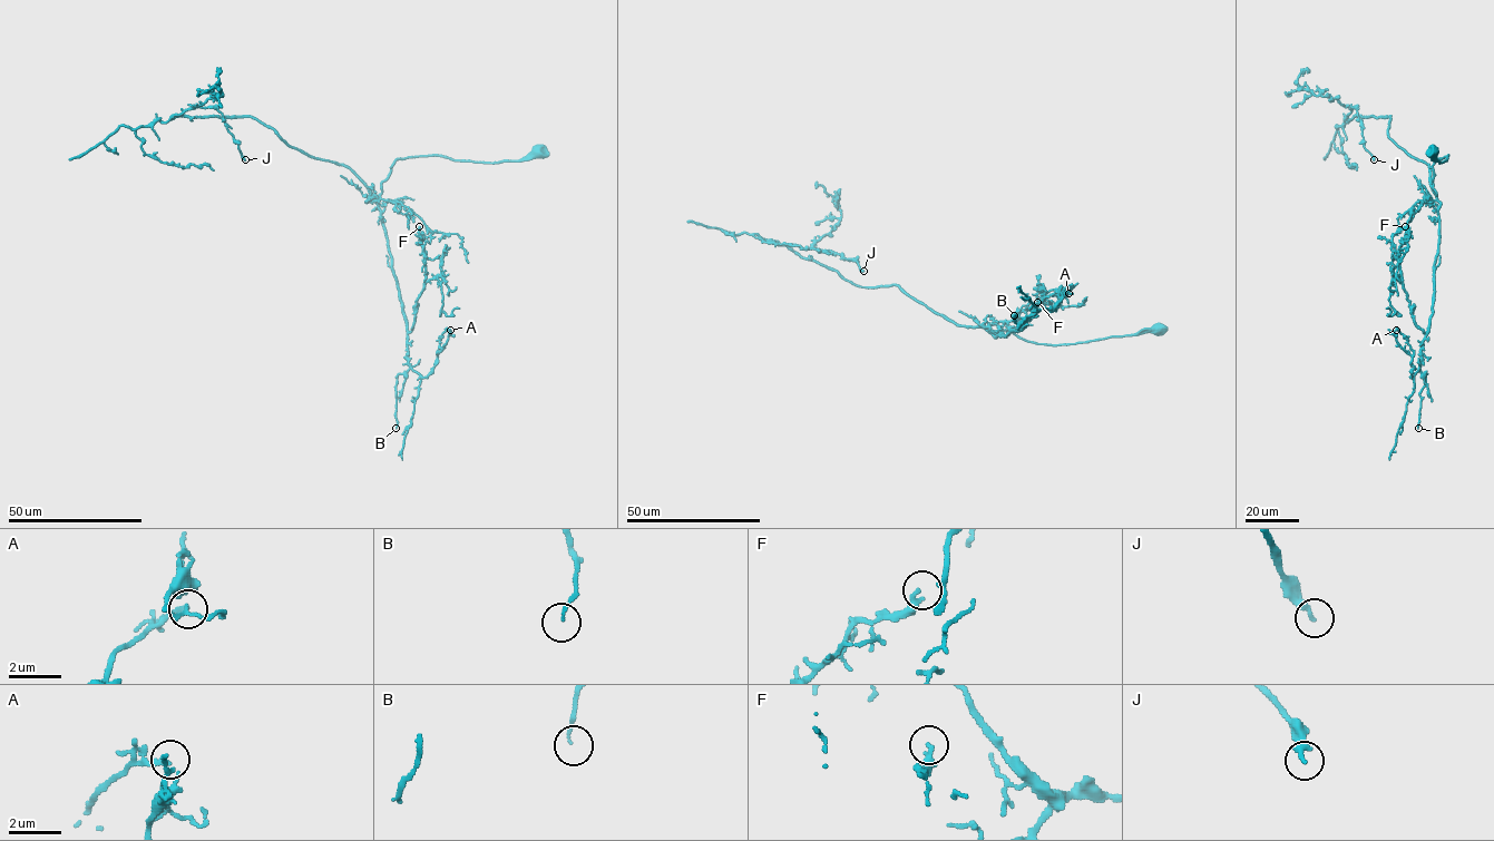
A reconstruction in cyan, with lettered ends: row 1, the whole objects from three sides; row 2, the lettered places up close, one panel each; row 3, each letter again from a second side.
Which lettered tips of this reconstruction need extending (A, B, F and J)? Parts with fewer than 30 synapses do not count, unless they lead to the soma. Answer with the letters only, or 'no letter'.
no letter

